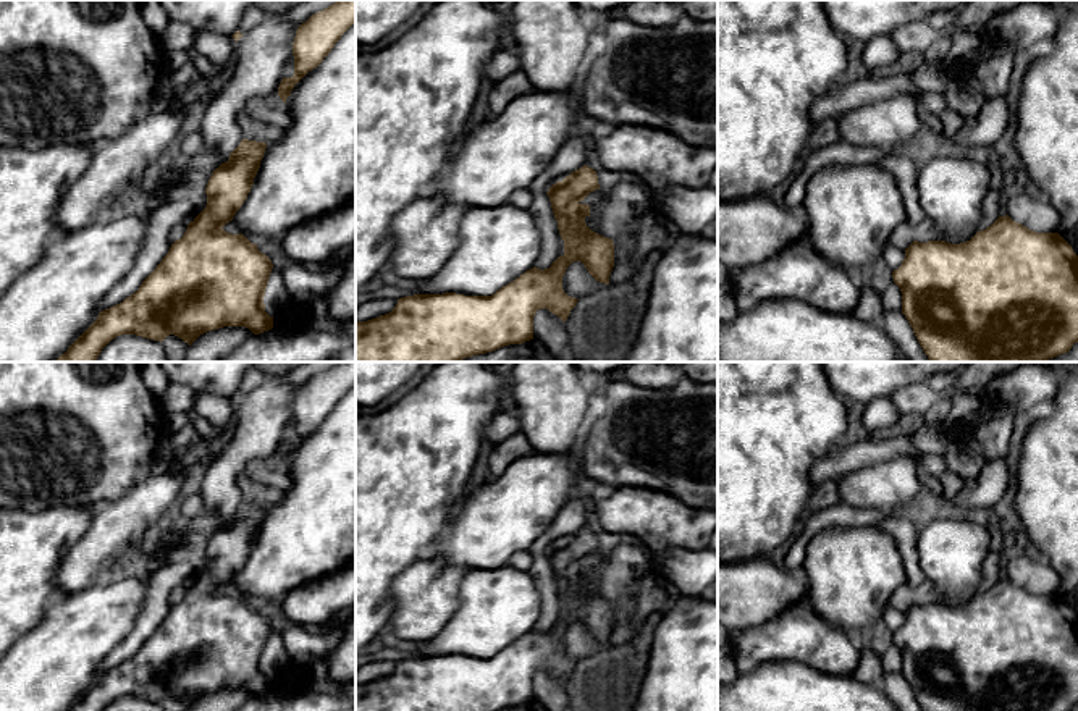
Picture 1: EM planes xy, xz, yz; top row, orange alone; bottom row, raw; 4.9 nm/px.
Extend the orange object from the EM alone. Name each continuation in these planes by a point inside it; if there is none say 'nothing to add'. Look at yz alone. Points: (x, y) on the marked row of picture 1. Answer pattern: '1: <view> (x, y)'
nothing to add

